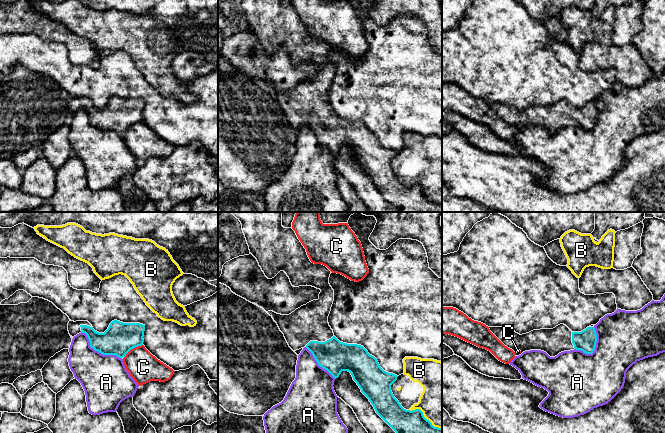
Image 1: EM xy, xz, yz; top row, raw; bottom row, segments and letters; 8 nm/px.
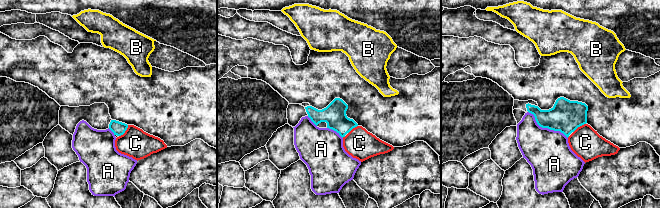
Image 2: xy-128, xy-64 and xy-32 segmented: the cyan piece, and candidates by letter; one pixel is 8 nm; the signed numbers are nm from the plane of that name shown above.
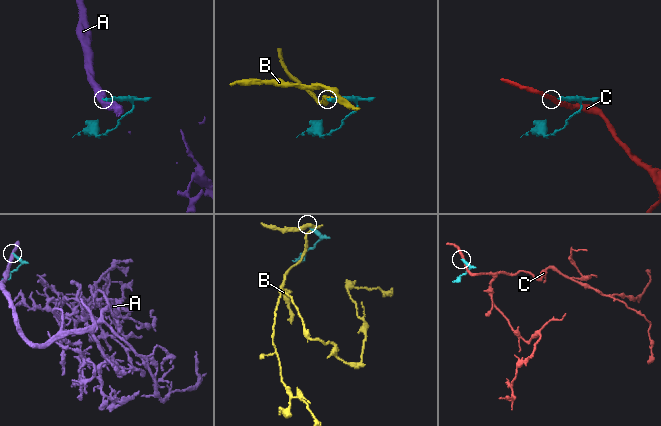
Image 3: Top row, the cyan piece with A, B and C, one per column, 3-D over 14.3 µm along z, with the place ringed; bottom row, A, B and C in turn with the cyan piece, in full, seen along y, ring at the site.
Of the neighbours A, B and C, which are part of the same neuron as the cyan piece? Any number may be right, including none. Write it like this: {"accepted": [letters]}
{"accepted": []}

